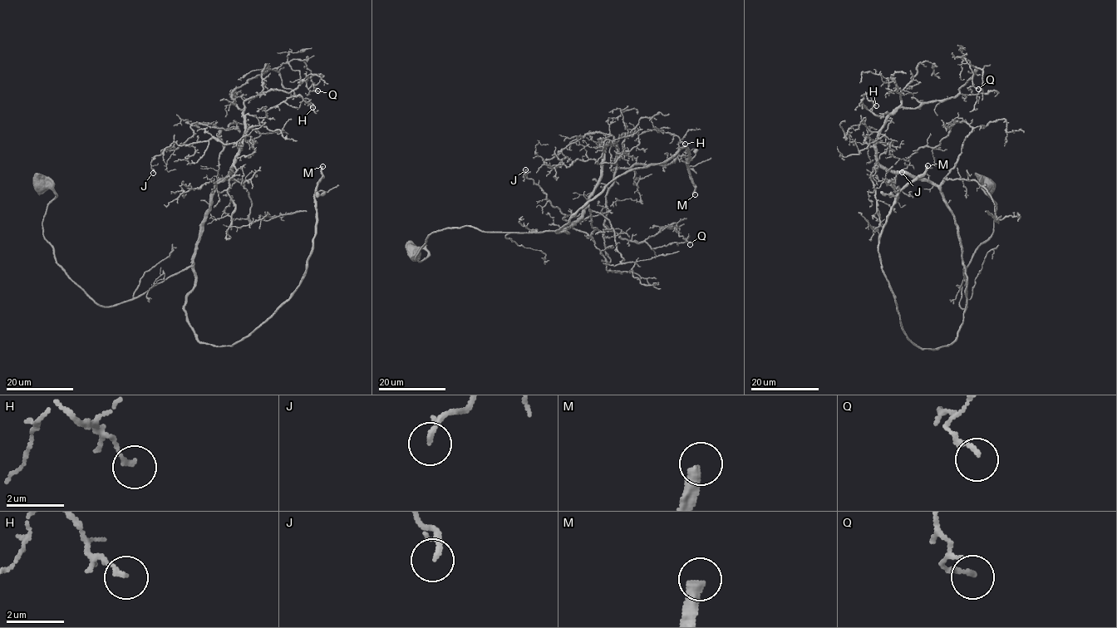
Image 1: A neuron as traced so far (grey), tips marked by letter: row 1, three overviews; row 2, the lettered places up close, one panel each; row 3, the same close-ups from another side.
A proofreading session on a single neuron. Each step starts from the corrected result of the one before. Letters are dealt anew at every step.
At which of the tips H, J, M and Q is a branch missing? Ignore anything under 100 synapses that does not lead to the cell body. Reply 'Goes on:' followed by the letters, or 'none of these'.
Goes on: M

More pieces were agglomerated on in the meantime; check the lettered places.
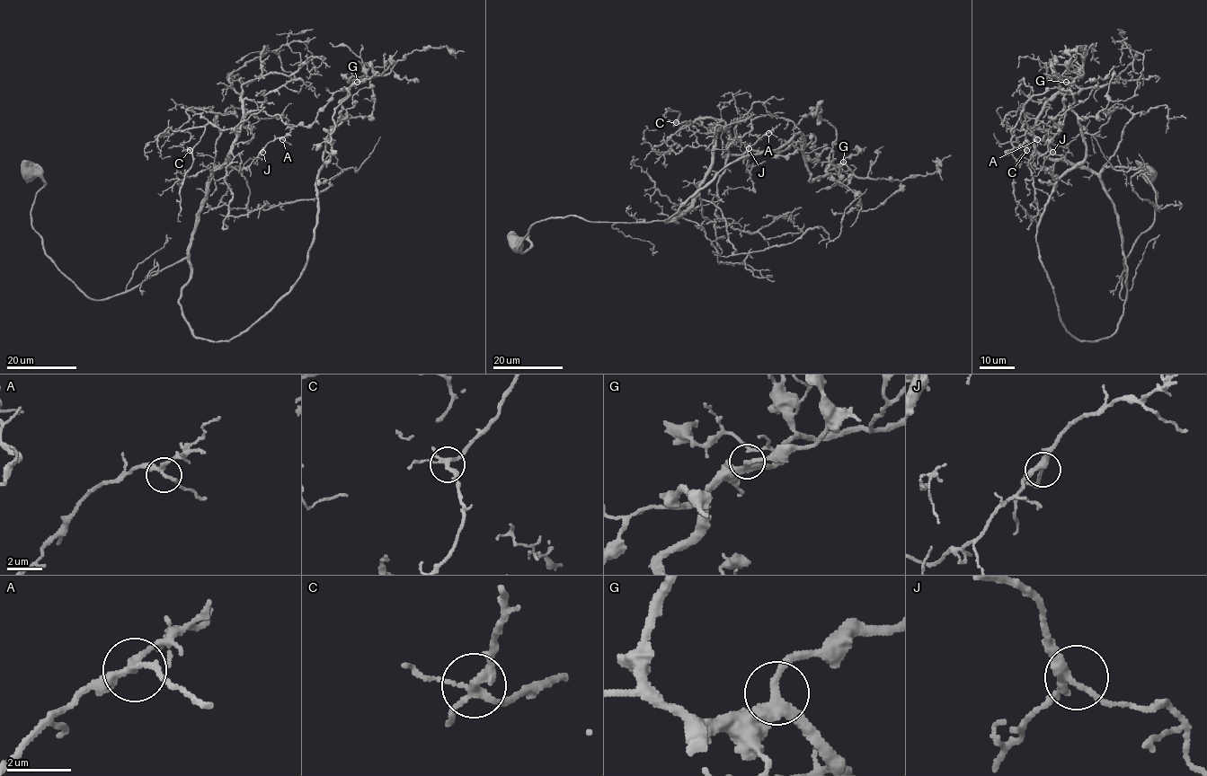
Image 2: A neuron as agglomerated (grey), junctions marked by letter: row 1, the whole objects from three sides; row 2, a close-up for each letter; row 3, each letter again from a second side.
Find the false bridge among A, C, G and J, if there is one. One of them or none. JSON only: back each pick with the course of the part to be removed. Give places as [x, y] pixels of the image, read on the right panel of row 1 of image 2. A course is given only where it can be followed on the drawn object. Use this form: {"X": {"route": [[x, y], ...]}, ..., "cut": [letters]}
{"cut": []}

